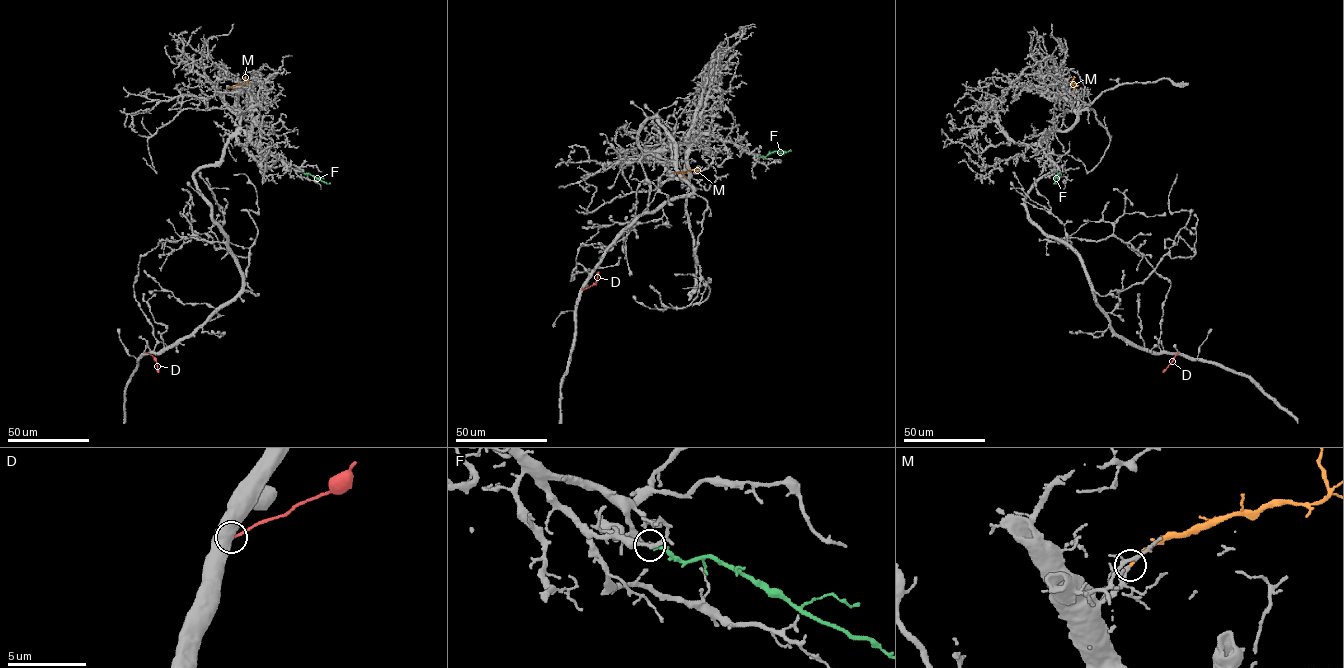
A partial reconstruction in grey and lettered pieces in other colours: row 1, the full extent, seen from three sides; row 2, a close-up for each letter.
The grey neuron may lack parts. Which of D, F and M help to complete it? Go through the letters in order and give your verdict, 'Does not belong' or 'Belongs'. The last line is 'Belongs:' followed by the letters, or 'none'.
D: Does not belong
F: Belongs
M: Belongs
Belongs: F, M

